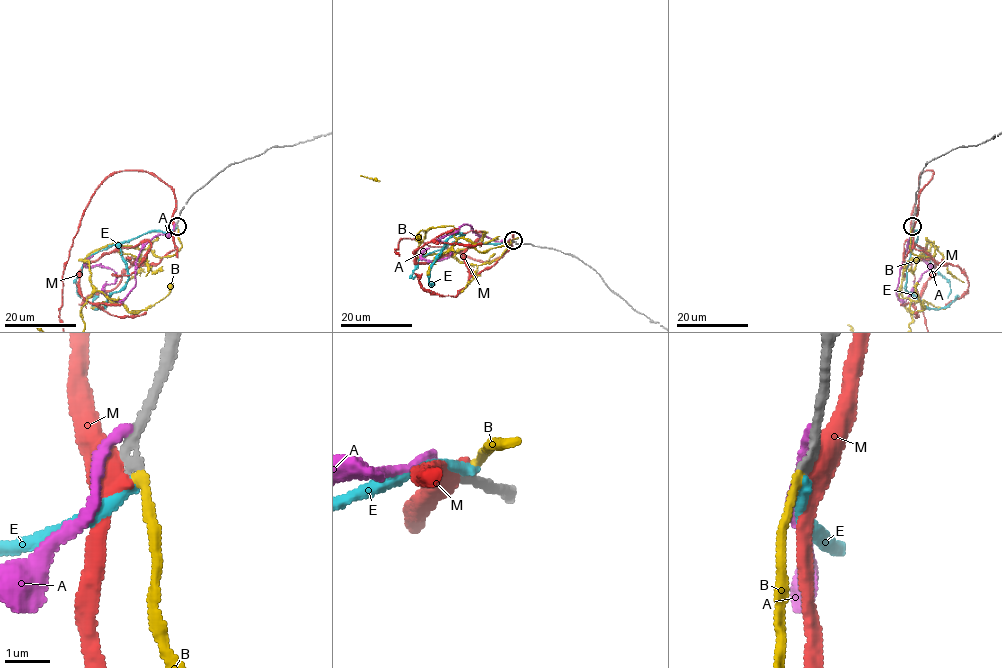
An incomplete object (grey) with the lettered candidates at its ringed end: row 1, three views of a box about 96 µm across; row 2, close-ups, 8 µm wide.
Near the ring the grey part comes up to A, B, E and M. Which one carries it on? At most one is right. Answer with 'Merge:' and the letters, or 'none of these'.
Merge: B

